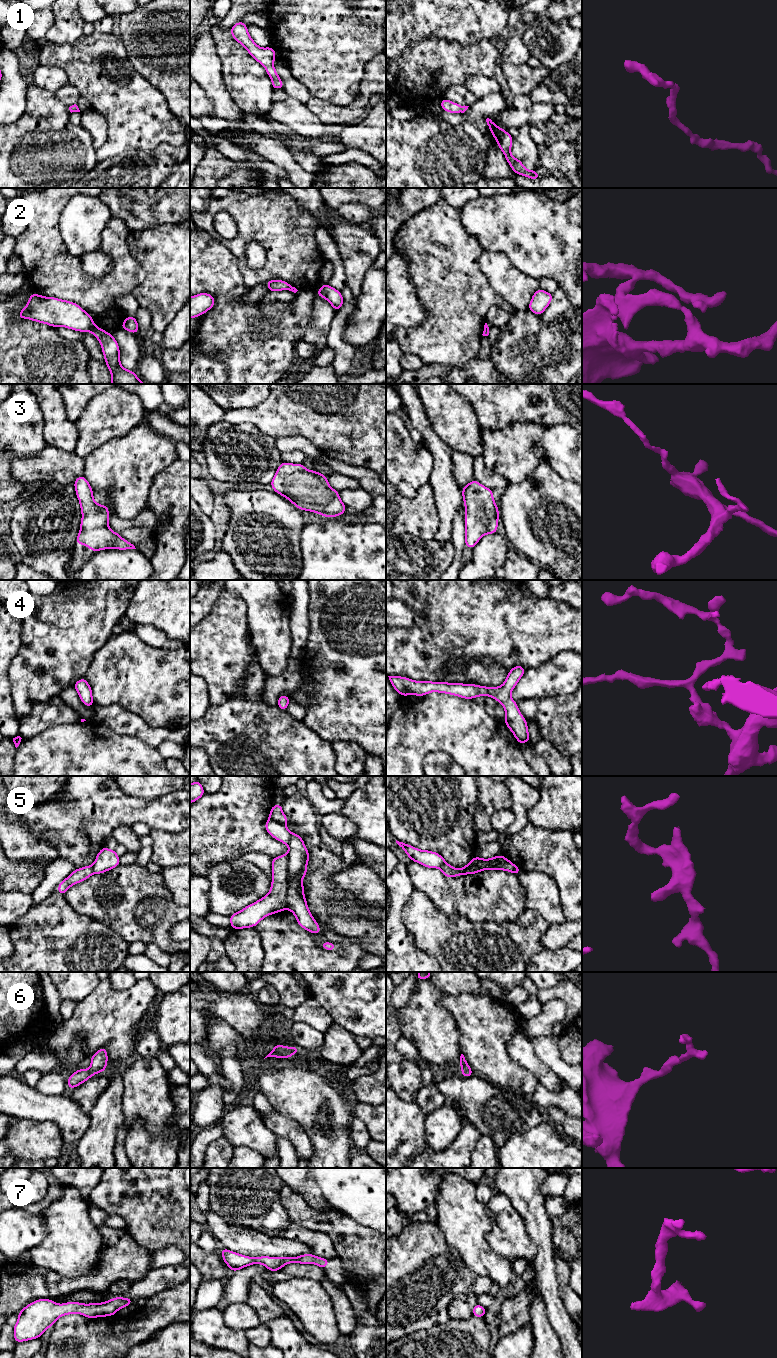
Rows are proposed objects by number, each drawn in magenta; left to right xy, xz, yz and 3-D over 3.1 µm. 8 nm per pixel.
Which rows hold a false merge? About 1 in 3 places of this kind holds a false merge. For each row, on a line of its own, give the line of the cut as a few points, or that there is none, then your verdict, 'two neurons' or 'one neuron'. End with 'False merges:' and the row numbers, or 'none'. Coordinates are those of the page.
1: cut none; one neuron
2: cut xy (95, 326), (92, 332); two neurons
3: cut none; one neuron
4: cut none; one neuron
5: cut xz (288, 853), (286, 907); two neurons
6: cut none; one neuron
7: cut none; one neuron
False merges: 2, 5

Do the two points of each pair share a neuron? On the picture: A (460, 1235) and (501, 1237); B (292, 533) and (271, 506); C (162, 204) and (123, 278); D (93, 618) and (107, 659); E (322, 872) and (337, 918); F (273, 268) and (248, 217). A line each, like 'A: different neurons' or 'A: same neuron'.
A: different neurons
B: same neuron
C: different neurons
D: different neurons
E: same neuron
F: same neuron

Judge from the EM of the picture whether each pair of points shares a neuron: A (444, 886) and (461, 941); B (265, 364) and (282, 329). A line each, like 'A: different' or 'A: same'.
A: different
B: same

